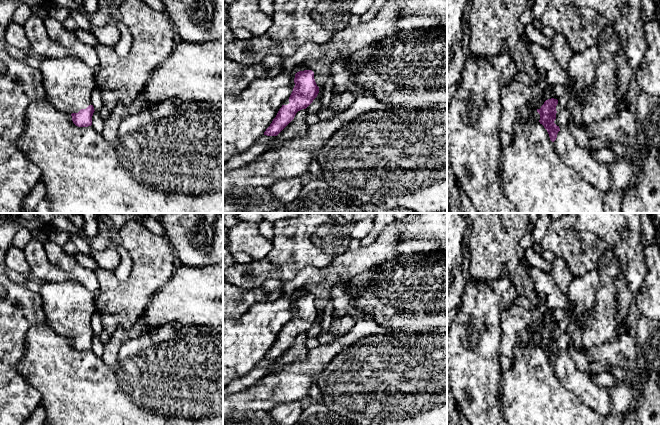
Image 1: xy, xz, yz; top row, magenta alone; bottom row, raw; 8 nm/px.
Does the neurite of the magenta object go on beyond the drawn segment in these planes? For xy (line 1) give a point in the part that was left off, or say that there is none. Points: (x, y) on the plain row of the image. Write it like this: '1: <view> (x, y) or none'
1: xy (69, 307)

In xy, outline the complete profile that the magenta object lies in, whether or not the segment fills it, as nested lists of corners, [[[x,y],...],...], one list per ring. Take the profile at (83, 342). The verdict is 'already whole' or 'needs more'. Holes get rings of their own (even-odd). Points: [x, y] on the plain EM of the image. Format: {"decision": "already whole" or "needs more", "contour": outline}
{"decision": "needs more", "contour": [[[72,280],[42,281],[40,295],[48,325],[70,338],[76,350],[91,350],[95,335],[92,317],[96,312],[91,292]]]}

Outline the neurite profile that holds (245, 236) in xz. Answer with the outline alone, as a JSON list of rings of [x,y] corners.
[[[241,221],[229,228],[226,247],[231,253],[245,252],[253,260],[258,261],[268,255],[272,249],[272,241],[264,238],[259,231],[259,224]]]

